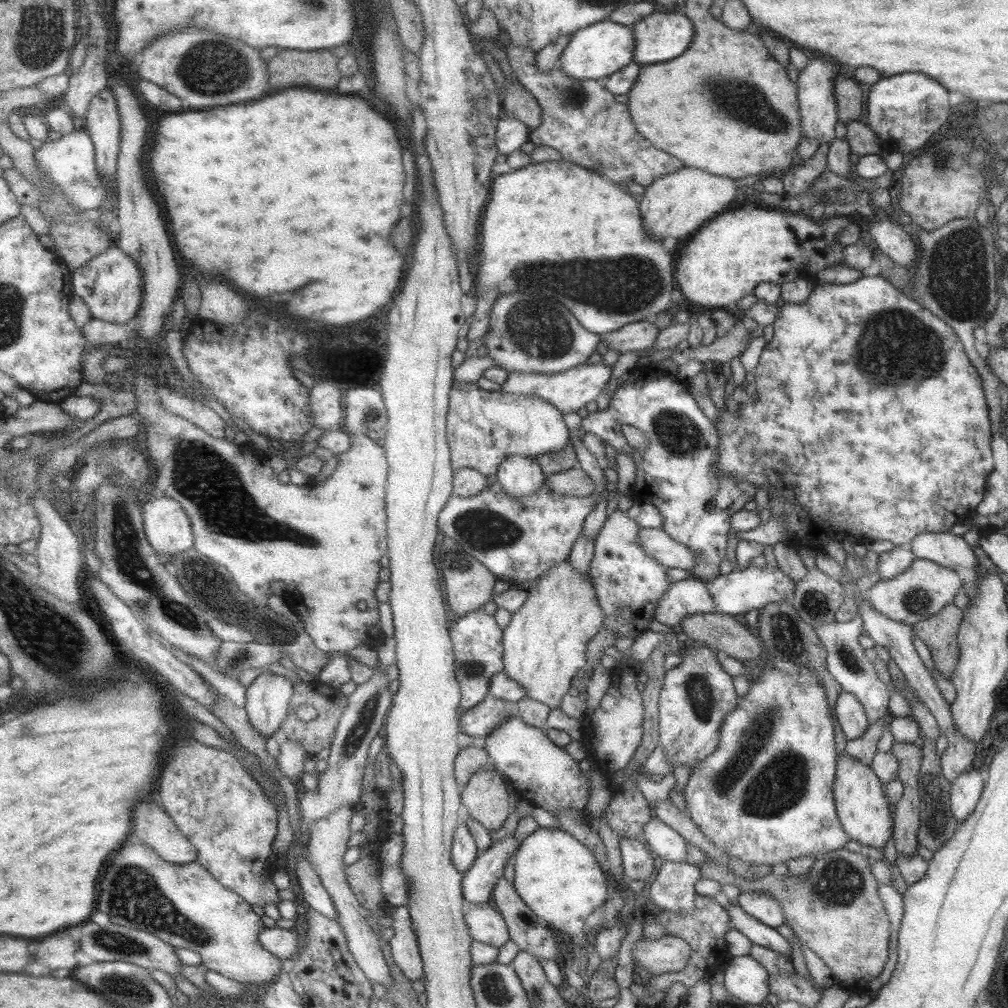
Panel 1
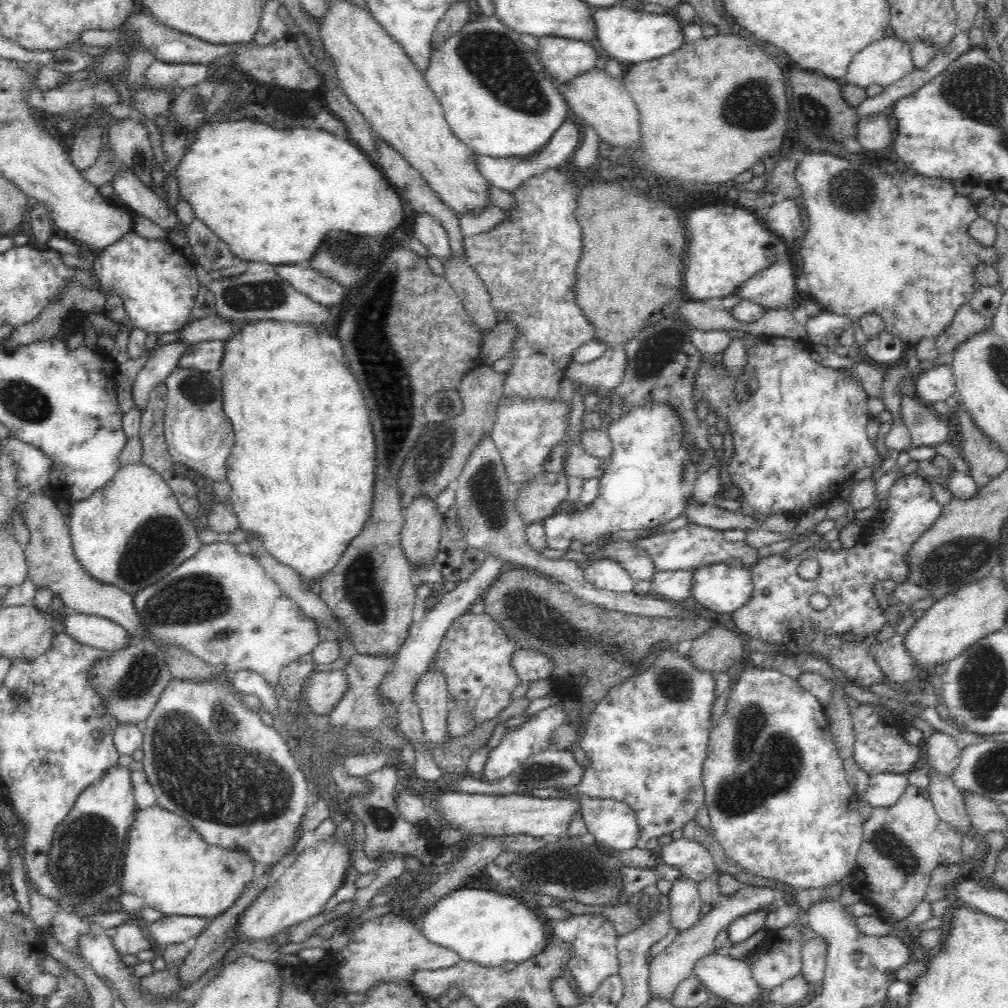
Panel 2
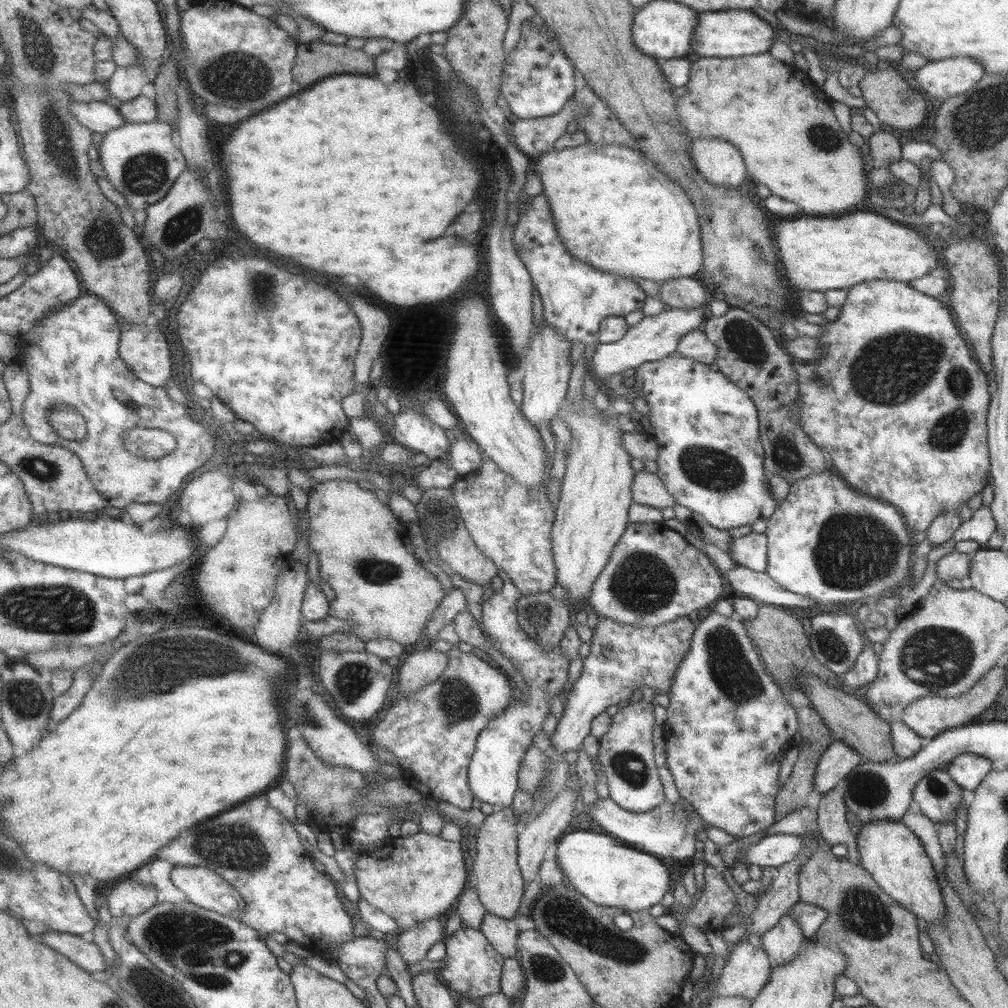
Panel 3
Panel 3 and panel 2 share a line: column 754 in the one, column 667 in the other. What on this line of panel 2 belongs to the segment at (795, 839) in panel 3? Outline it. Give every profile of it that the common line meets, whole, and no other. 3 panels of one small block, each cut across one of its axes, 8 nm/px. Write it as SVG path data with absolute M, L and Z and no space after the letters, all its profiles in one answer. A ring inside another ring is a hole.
M684 837L672 840L656 851L659 860L677 868L694 882L702 882L715 871L712 855L704 845Z

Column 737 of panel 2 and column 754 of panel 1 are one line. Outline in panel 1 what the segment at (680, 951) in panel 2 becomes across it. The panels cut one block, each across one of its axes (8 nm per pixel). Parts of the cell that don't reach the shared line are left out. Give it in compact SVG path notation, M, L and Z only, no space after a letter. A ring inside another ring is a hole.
M759 890L739 892L736 903L745 914L749 914L751 918L755 918L762 925L775 929L777 926L784 924L783 910L779 906L779 900L767 896Z

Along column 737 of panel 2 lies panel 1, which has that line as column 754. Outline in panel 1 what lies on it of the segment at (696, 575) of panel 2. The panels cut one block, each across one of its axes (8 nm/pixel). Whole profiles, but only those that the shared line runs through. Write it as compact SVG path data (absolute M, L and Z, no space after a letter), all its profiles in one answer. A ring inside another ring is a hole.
M749 565L744 569L733 568L727 574L705 580L707 593L711 595L711 601L715 603L715 612L726 615L745 614L749 610L760 610L769 602L785 601L785 596L790 596L795 588L793 580L789 579L776 565L771 567L757 567Z

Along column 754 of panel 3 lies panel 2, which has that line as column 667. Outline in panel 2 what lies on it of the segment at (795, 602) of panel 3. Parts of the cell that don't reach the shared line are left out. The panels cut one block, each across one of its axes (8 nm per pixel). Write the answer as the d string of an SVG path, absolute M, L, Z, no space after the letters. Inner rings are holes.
M656 571L650 579L650 592L662 600L678 603L678 600L686 600L691 596L690 584L692 571Z

